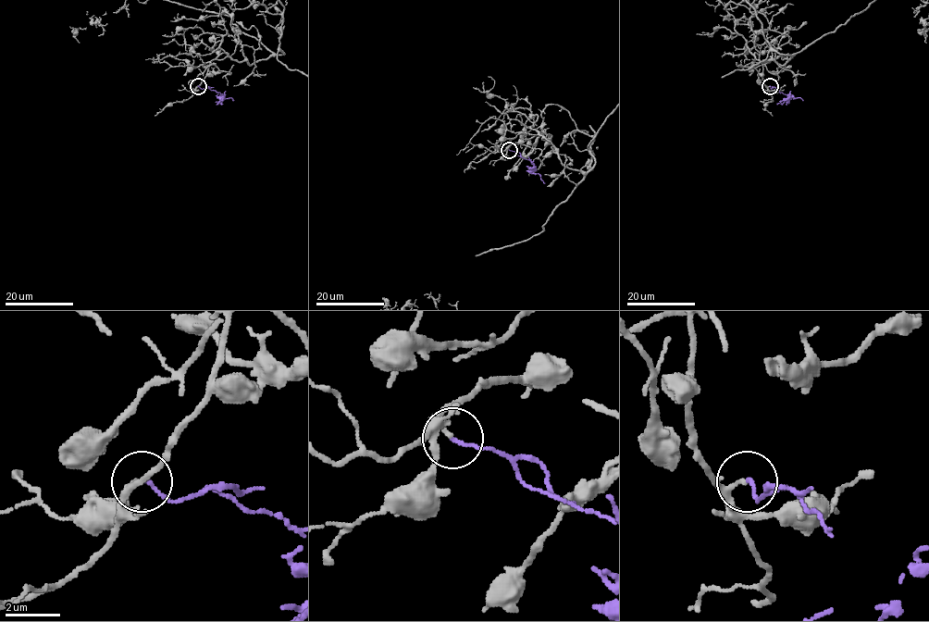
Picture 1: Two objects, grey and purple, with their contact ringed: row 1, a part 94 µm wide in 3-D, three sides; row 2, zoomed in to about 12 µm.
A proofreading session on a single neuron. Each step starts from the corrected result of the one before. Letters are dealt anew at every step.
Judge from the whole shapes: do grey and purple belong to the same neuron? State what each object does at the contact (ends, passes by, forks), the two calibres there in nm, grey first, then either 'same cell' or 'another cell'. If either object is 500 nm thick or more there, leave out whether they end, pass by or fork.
grey passes by; purple ends; calibres 120 and 120 nm; same cell

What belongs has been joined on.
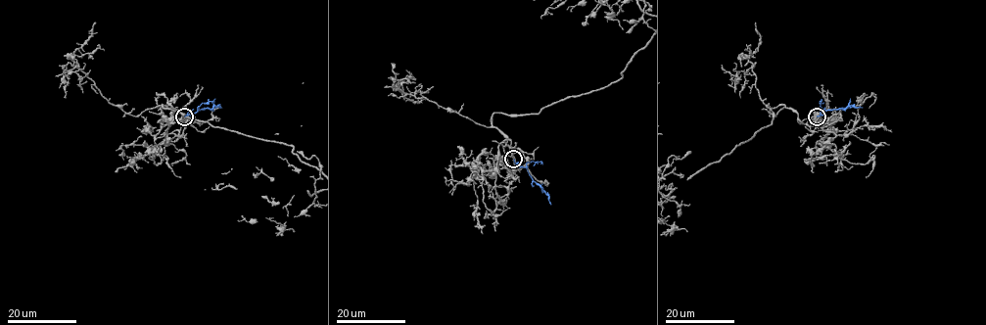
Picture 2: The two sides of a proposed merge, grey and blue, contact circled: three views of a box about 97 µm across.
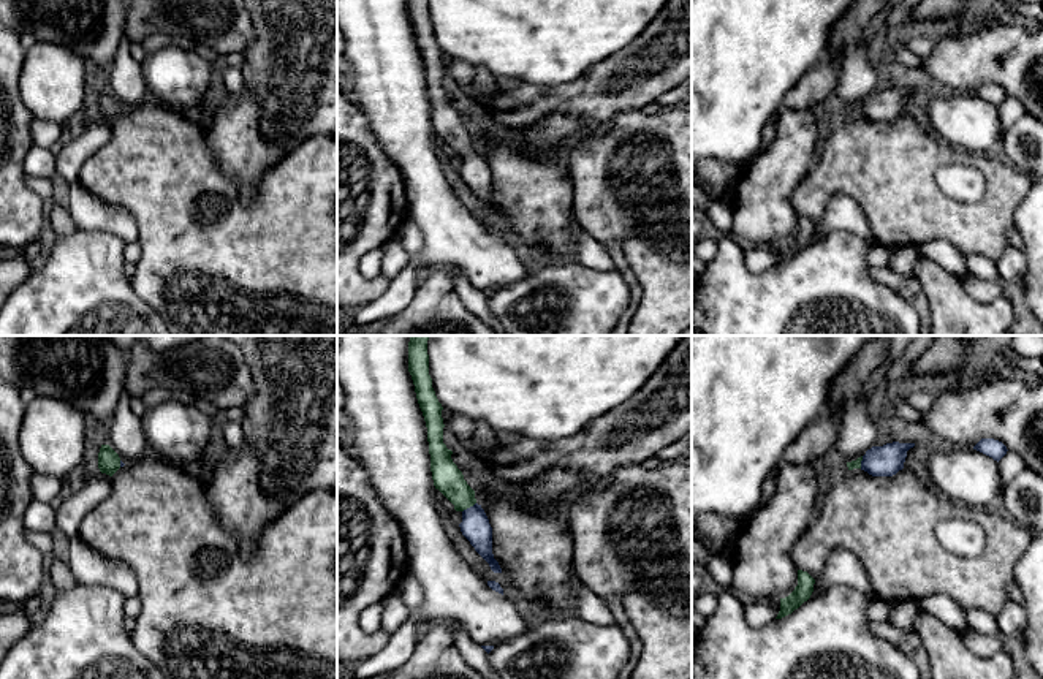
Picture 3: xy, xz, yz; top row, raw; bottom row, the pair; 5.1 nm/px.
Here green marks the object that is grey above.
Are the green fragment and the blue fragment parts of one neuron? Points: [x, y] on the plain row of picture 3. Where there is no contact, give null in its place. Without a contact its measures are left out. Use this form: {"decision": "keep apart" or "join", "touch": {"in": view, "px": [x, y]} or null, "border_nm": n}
{"decision": "join", "touch": {"in": "xz", "px": [469, 152]}, "border_nm": 90}

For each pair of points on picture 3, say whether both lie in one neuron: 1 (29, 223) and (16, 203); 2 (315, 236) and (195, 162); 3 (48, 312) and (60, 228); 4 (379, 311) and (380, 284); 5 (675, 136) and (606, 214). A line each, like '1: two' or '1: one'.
1: one
2: one
3: two
4: two
5: one

